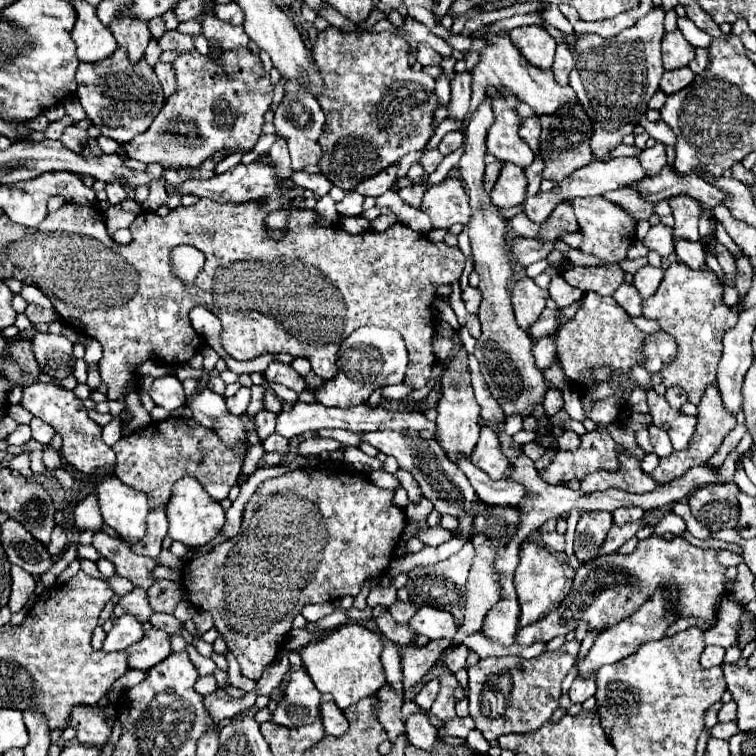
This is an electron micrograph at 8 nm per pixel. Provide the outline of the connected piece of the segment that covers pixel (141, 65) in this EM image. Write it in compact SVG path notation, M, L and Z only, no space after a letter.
M117 48L105 62L79 64L77 98L93 126L97 126L103 136L109 136L119 144L127 144L137 134L145 132L165 102L161 84L157 82L157 76L145 58L133 64L121 48Z

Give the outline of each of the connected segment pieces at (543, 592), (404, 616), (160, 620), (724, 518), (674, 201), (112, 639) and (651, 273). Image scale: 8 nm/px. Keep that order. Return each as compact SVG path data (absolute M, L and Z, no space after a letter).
M525 540L521 544L519 552L519 566L515 570L515 590L521 606L521 618L519 618L519 628L537 622L561 596L565 588L565 572L561 562L541 544L533 540Z
M395 600L391 606L389 606L389 612L391 616L395 618L397 624L409 624L409 620L413 618L415 614L415 606L411 602L401 602L401 600Z
M155 612L149 622L151 622L151 626L161 628L161 630L165 630L169 634L181 634L181 630L183 630L183 624L173 614L157 614Z
M711 484L689 496L691 514L709 530L735 528L739 518L737 484Z
M677 194L669 198L669 206L675 218L673 232L677 238L687 238L687 240L699 240L697 224L701 218L701 202L687 196L687 194Z
M123 614L117 620L113 620L113 628L109 630L103 642L103 650L105 652L127 650L131 644L137 644L141 638L143 638L143 624L131 614Z
M647 264L647 266L643 266L643 268L637 270L637 274L633 278L633 286L639 290L639 294L643 298L649 298L649 296L655 294L661 278L663 278L663 270Z

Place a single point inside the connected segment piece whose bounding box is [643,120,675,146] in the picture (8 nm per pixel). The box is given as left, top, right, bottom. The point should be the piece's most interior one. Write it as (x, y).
(658, 130)

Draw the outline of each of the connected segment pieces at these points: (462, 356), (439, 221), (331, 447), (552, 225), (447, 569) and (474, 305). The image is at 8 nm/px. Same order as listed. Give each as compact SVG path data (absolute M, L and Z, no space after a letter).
M463 346L449 360L449 364L443 372L441 384L443 384L443 396L437 404L437 420L435 420L437 422L437 438L435 440L445 450L447 458L457 464L459 456L471 458L473 446L479 440L477 418L479 418L479 412L481 412L479 404L475 402L473 388L471 388L471 378L469 378L469 370L467 370L467 352L465 352Z
M445 178L439 184L431 184L429 190L425 190L421 210L431 218L433 228L445 228L449 230L453 224L465 224L469 220L469 196L459 178Z
M311 438L303 441L298 447L298 454L302 456L319 455L323 451L332 452L346 447L331 438Z
M563 202L541 224L539 240L555 240L557 236L561 236L565 232L575 232L575 230L577 230L577 220L575 220L573 208L569 206L569 202Z
M471 540L465 542L465 546L449 556L447 560L437 562L435 566L417 566L413 570L407 572L407 590L409 590L409 598L415 606L433 606L433 608L441 608L453 614L455 622L461 624L463 622L463 610L465 610L465 582L467 582L467 572L471 568L471 560L475 556L475 548L471 544Z
M467 286L465 290L461 290L461 298L463 298L465 306L467 306L467 312L469 312L469 314L477 314L479 302L481 302L481 292L479 292L477 288Z

